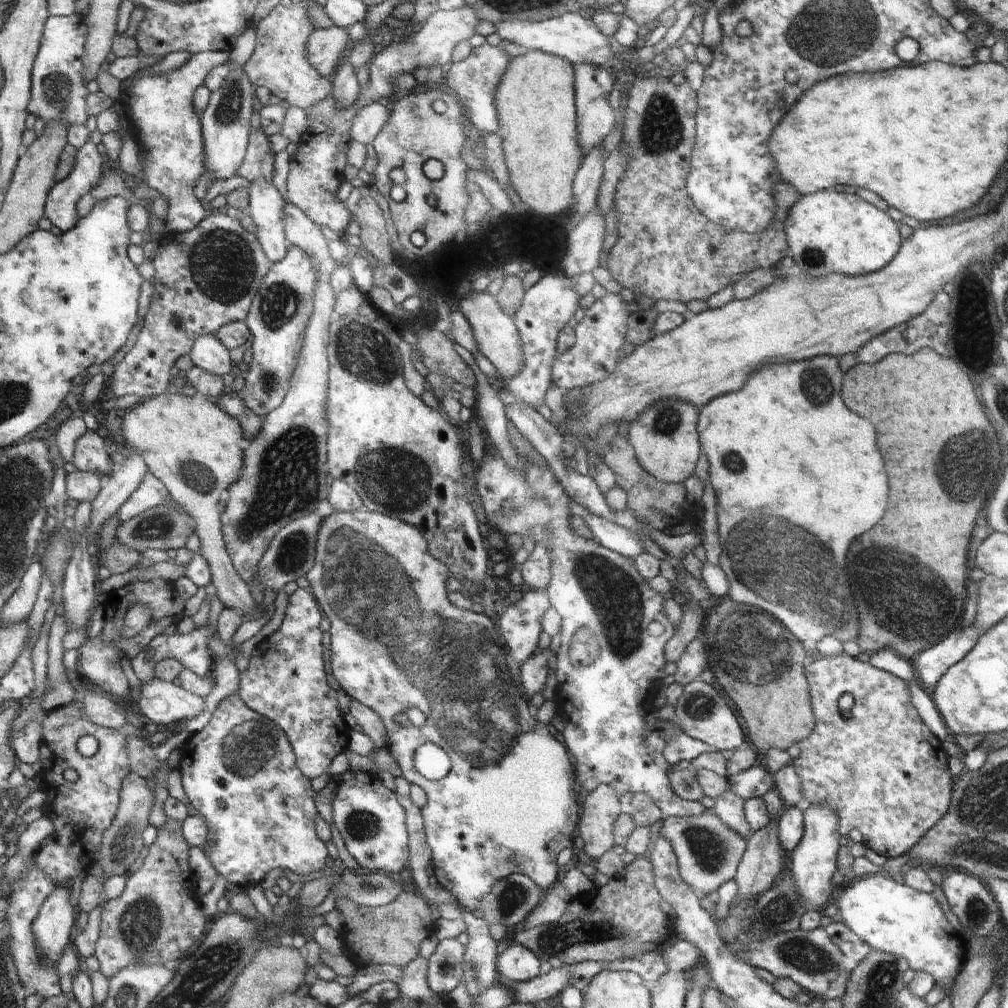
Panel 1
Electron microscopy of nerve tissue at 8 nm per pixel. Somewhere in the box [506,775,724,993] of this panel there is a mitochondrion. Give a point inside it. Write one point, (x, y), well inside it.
(553, 942)

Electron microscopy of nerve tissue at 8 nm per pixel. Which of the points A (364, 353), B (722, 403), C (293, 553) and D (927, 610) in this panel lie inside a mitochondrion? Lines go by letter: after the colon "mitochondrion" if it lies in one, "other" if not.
A: mitochondrion
B: other
C: mitochondrion
D: mitochondrion

